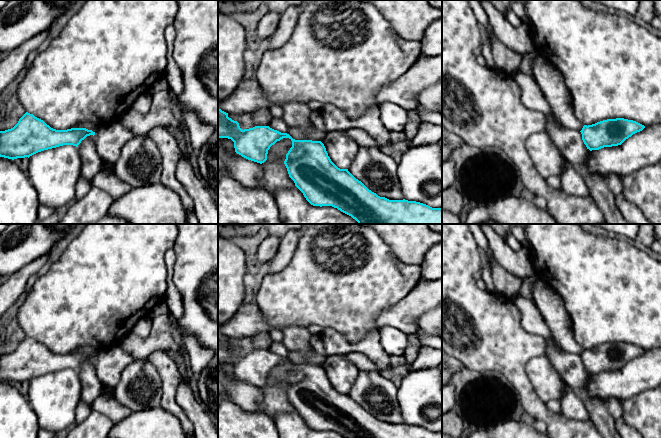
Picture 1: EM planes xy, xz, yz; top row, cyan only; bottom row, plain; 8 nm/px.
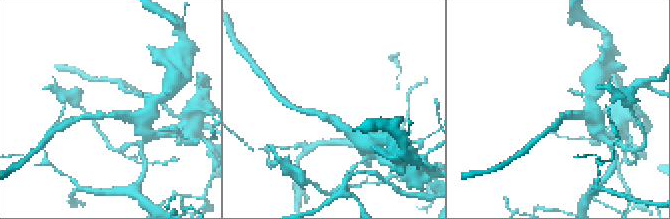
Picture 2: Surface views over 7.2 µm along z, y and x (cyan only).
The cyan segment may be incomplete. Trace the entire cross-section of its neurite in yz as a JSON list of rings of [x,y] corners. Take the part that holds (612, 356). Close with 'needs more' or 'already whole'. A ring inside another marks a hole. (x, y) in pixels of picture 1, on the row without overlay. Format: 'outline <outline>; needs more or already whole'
outline [[[616,342],[603,344],[588,350],[584,349],[580,356],[587,373],[592,375],[621,369],[626,363],[644,352],[644,349],[636,345]]]; already whole

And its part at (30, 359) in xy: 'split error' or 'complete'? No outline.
complete

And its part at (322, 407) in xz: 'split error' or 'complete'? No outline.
complete

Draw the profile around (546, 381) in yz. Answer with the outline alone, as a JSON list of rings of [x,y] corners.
[[[546,355],[530,359],[526,363],[526,374],[544,403],[551,399],[561,399],[565,383]]]

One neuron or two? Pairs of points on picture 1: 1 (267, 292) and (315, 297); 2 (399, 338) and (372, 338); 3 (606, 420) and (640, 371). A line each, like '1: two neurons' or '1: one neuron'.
1: one neuron
2: two neurons
3: two neurons

